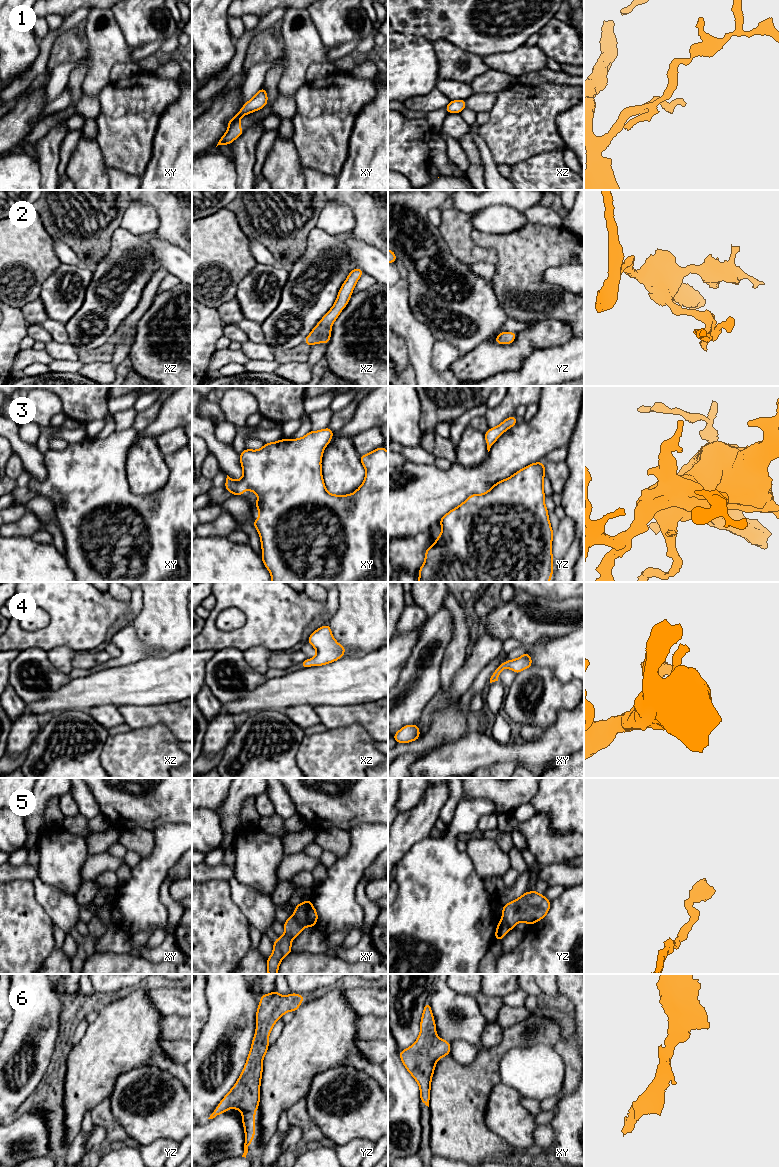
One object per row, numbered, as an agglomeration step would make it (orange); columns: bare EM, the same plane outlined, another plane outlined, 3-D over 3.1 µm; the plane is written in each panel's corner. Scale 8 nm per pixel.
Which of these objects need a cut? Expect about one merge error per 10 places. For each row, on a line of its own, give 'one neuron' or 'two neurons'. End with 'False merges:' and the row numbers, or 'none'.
1: one neuron
2: one neuron
3: one neuron
4: one neuron
5: two neurons
6: one neuron
False merges: 5

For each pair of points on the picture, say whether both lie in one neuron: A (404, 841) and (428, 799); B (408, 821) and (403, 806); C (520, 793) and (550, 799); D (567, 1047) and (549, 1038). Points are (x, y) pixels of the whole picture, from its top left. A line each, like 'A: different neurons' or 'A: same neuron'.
A: same neuron
B: different neurons
C: different neurons
D: different neurons

